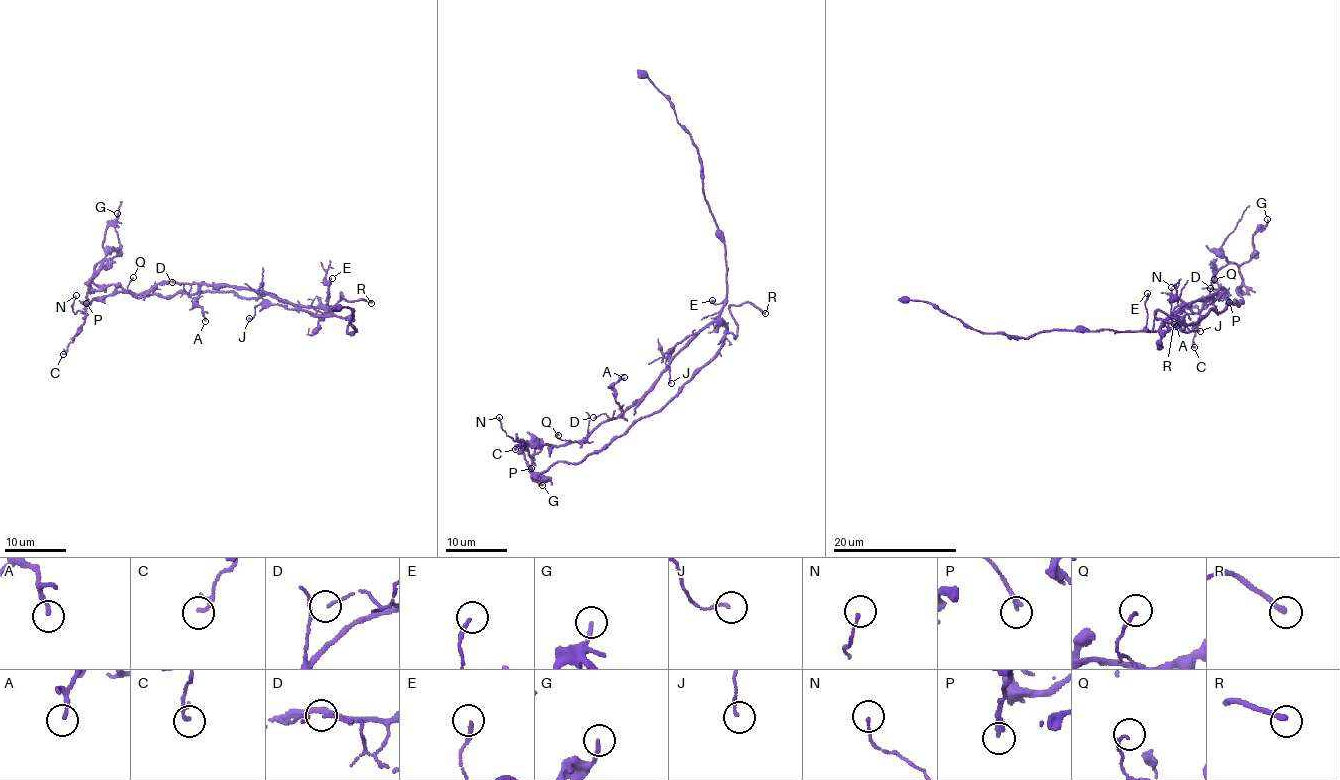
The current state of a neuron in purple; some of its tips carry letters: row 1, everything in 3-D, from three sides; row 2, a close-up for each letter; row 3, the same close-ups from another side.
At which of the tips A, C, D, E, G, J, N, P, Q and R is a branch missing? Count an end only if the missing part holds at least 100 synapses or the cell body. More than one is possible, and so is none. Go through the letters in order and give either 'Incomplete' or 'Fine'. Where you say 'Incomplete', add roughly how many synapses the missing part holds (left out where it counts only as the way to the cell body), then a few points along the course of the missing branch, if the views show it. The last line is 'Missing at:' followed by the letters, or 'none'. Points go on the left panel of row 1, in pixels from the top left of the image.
A: Fine
C: Fine
D: Fine
E: Fine
G: Fine
J: Fine
N: Fine
P: Fine
Q: Fine
R: Incomplete. Course of what is missing: (371, 303), (378, 286), (394, 283)
Missing at: R

